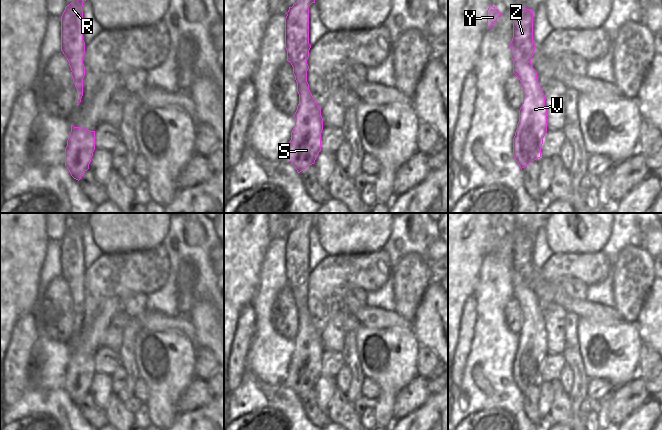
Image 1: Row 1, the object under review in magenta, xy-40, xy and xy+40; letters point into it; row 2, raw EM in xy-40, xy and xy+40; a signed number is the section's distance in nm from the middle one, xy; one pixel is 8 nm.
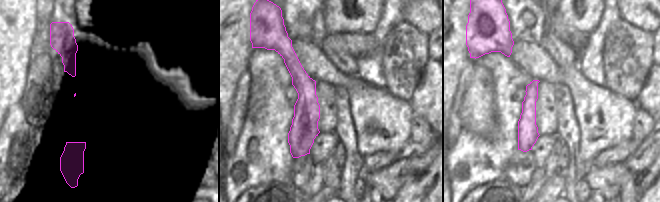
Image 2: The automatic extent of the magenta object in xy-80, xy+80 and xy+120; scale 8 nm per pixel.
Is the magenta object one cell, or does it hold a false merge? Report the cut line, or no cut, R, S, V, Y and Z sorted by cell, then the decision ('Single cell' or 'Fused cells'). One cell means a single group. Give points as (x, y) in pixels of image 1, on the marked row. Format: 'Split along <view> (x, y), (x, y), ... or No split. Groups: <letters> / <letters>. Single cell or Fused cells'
Split along xy+40 (511, 41), (514, 48), (530, 63). Groups: R Z / S V Y. Fused cells.

